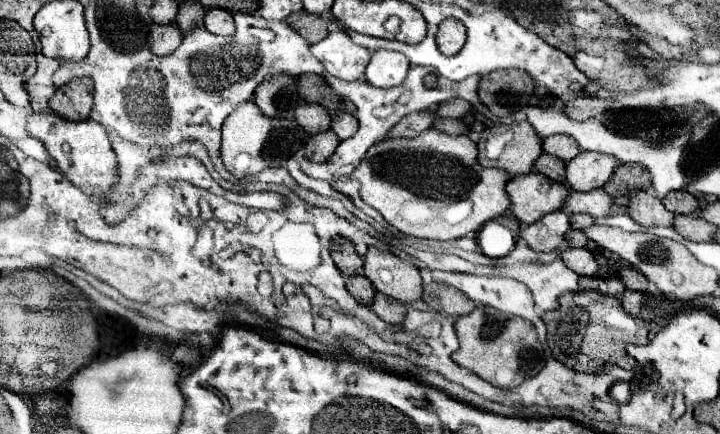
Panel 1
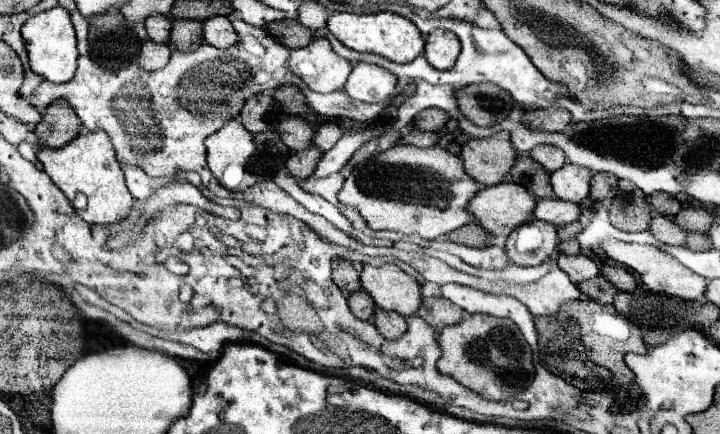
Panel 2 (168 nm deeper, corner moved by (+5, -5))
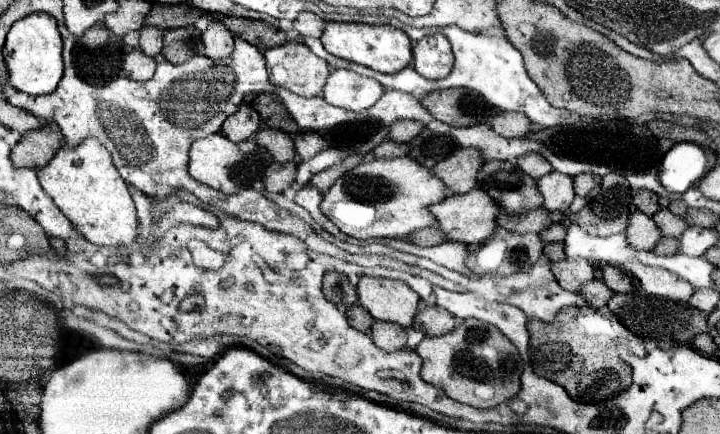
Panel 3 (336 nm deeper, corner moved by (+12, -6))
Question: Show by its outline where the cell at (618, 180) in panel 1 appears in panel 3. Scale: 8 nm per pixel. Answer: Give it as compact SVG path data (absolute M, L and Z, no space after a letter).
M580 174L574 178L574 192L576 196L588 196L600 182L602 178L596 174Z

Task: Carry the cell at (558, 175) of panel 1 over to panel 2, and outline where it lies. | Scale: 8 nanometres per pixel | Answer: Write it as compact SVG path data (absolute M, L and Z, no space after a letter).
M525 155L517 157L509 175L511 175L509 181L523 185L537 199L551 199L553 197L549 173L539 163L535 163L531 157L525 157Z

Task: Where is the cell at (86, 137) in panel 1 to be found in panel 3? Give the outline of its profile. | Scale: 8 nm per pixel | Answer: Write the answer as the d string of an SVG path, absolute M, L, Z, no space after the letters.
M86 138L74 148L62 148L44 166L38 168L38 178L44 192L56 202L74 228L98 246L120 246L136 240L138 218L136 208L126 188L126 182L118 174L110 152L96 140Z

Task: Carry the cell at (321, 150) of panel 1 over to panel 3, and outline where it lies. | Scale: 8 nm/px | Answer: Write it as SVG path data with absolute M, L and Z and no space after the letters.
M288 162L288 164L270 164L264 176L264 186L270 192L284 192L286 188L292 186L294 178L298 172L298 164L296 162Z

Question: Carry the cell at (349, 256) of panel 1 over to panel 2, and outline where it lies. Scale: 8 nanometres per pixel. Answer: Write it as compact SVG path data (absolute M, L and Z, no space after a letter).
M337 259L333 261L333 281L335 285L345 293L351 295L355 291L361 289L361 281L359 281L359 273L355 271L355 267L345 261L345 259Z

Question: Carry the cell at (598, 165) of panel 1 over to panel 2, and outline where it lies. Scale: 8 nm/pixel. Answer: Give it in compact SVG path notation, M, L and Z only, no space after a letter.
M567 163L555 173L551 173L551 187L557 199L581 203L589 195L589 179L591 179L591 171Z

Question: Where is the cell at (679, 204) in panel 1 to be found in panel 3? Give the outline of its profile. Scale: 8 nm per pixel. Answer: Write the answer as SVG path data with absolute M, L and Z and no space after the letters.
M640 190L640 192L634 196L634 204L640 208L640 212L644 212L644 214L648 214L648 216L654 216L654 214L660 210L658 196L652 194L650 190Z

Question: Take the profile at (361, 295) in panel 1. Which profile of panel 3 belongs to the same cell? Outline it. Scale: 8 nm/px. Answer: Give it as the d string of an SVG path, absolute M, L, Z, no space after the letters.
M360 304L350 306L350 308L346 310L346 316L348 316L348 322L350 322L356 330L360 330L360 332L368 332L370 326L372 326L372 322L374 322L374 318L370 316L370 312L368 312L366 308L362 308Z

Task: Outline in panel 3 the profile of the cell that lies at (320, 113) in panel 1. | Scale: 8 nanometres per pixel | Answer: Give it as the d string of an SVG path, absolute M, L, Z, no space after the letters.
M264 128L264 130L260 130L260 132L254 136L254 140L256 140L260 146L268 148L276 162L282 162L282 164L284 164L284 162L290 162L290 160L296 158L294 142L292 142L292 138L290 138L286 132L282 132L282 130Z

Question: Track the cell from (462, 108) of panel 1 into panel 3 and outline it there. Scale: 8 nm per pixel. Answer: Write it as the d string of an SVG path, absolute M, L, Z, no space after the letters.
M398 120L390 128L390 138L394 142L412 142L420 132L424 130L424 124L418 120Z

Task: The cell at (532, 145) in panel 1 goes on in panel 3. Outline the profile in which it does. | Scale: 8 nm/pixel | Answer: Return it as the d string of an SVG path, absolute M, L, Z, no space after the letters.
M458 148L434 166L434 174L446 182L454 194L466 194L478 184L484 156L478 148Z

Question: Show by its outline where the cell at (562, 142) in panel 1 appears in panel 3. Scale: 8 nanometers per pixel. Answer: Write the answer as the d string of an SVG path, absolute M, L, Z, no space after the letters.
M530 152L530 154L520 156L518 158L518 166L526 174L530 174L534 180L538 180L544 174L550 174L552 172L552 164L548 164L548 160L542 154L538 154L538 152Z

